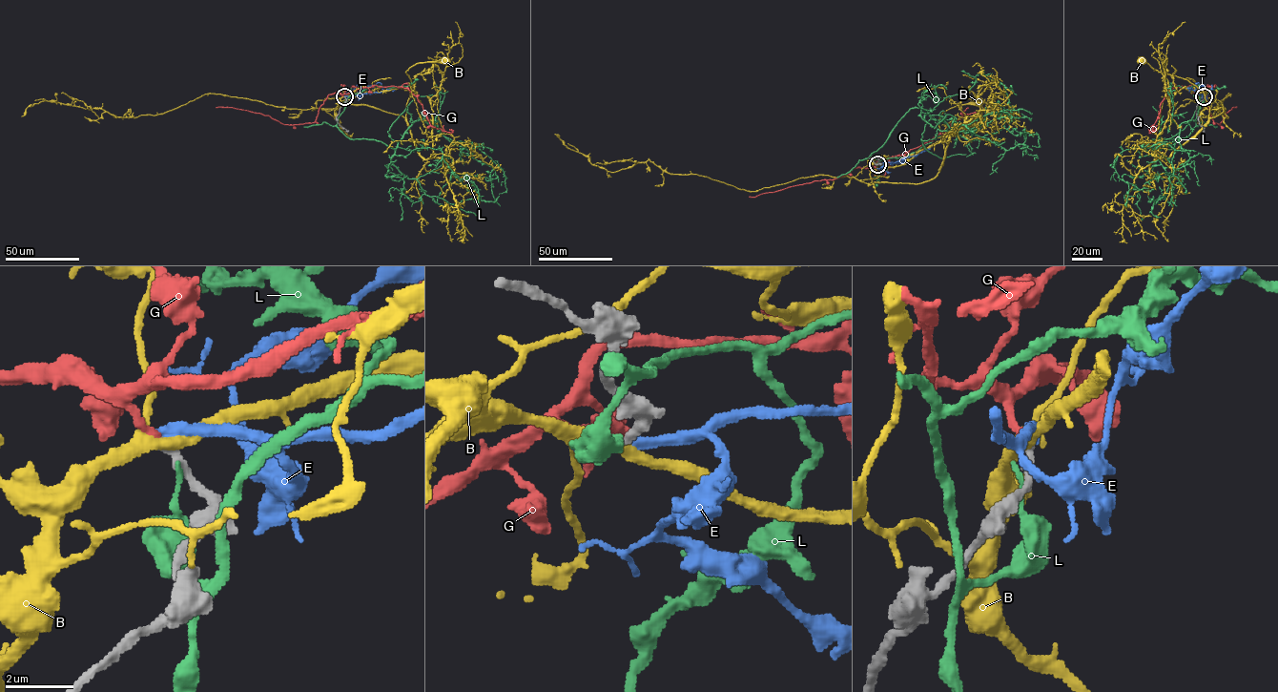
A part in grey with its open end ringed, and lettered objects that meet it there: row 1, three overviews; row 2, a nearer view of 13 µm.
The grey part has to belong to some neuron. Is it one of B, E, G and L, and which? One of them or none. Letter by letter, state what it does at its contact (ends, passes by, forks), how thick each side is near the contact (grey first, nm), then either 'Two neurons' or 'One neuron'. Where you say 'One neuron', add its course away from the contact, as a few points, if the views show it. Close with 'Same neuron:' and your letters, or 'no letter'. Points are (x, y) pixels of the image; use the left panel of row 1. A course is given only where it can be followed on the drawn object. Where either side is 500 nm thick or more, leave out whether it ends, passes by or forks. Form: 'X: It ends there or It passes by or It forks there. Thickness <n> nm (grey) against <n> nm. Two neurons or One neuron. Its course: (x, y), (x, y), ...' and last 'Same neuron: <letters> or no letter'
B: It forks there. Thickness 300 nm (grey) against 320 nm. Two neurons
E: It ends there. Thickness 280 nm (grey) against 420 nm. Two neurons
G: It ends there. Thickness 240 nm (grey) against 220 nm. One neuron. Its course: (344, 96), (375, 85), (406, 88), (422, 105), (431, 125), (453, 132), (449, 129)
L: It ends there. Thickness 340 nm (grey) against 150 nm. Two neurons
Same neuron: G

